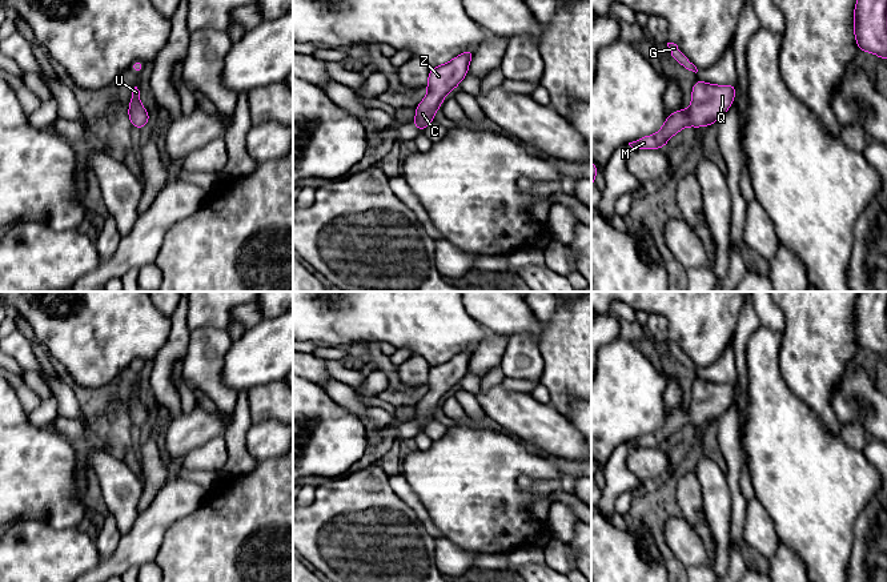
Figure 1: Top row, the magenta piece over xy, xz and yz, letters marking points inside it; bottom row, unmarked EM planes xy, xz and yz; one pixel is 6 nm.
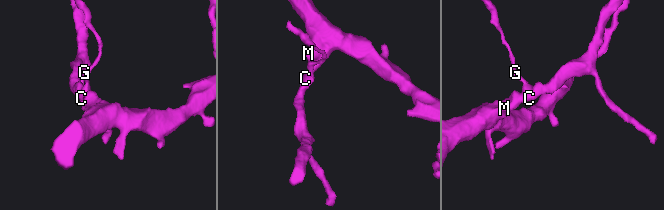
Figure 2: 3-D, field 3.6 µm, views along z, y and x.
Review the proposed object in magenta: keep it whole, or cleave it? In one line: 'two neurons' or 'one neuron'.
one neuron

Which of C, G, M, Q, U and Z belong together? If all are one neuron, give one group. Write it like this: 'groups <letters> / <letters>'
groups C G M Q U Z

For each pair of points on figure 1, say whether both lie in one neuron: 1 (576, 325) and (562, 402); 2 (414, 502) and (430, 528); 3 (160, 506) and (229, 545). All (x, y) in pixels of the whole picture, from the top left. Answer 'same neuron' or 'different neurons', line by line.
1: same neuron
2: same neuron
3: different neurons

